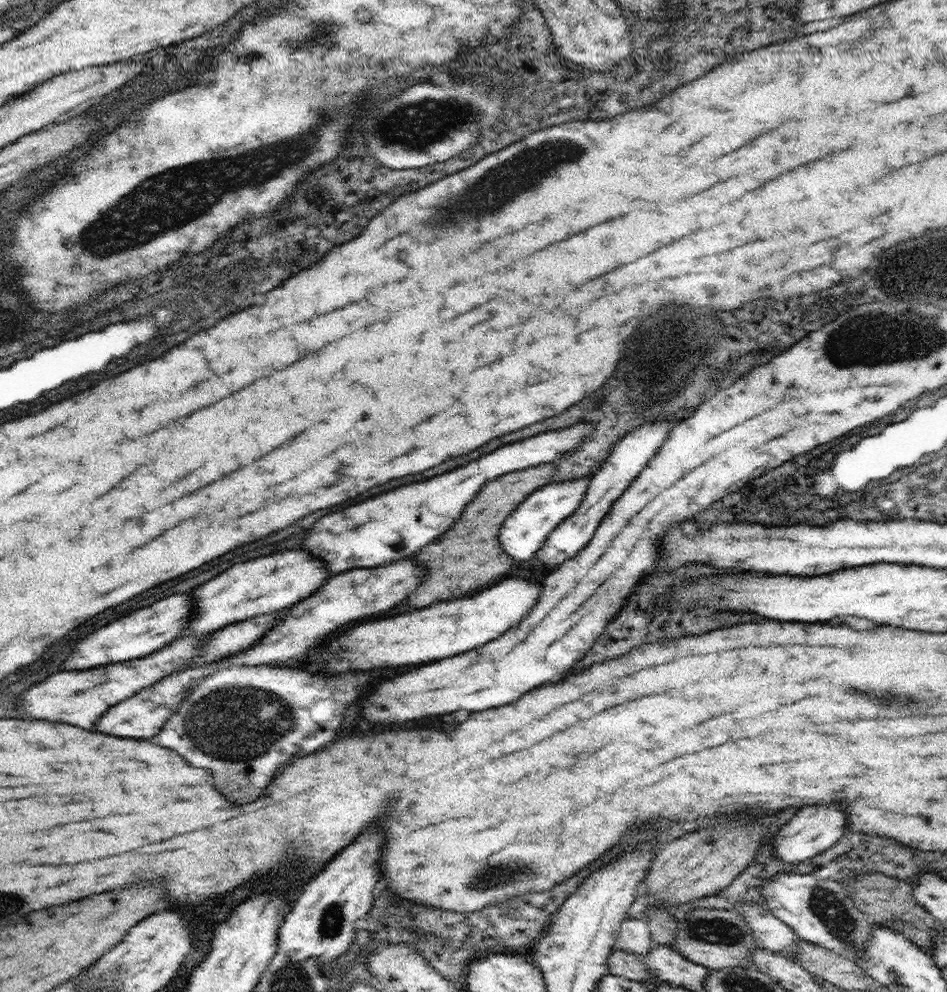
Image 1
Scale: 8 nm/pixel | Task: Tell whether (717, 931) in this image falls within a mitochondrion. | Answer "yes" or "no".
yes

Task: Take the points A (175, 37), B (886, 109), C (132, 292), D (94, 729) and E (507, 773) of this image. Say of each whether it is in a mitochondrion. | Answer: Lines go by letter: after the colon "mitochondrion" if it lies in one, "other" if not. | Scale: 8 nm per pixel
A: other
B: other
C: other
D: other
E: other

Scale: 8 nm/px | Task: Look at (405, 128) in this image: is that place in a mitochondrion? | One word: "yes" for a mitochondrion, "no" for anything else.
yes

